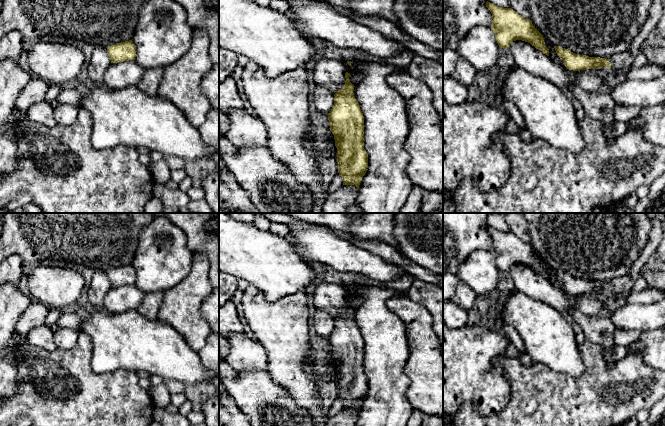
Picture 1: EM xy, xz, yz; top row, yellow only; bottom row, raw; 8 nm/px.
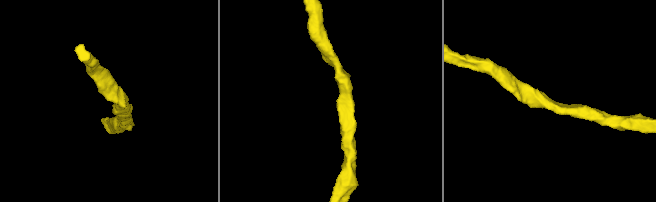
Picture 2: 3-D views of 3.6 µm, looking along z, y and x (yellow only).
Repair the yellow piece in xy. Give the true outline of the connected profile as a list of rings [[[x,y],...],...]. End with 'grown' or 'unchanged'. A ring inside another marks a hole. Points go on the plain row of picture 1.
[[[132,264],[116,267],[107,272],[111,287],[135,284],[136,270]]]; unchanged

